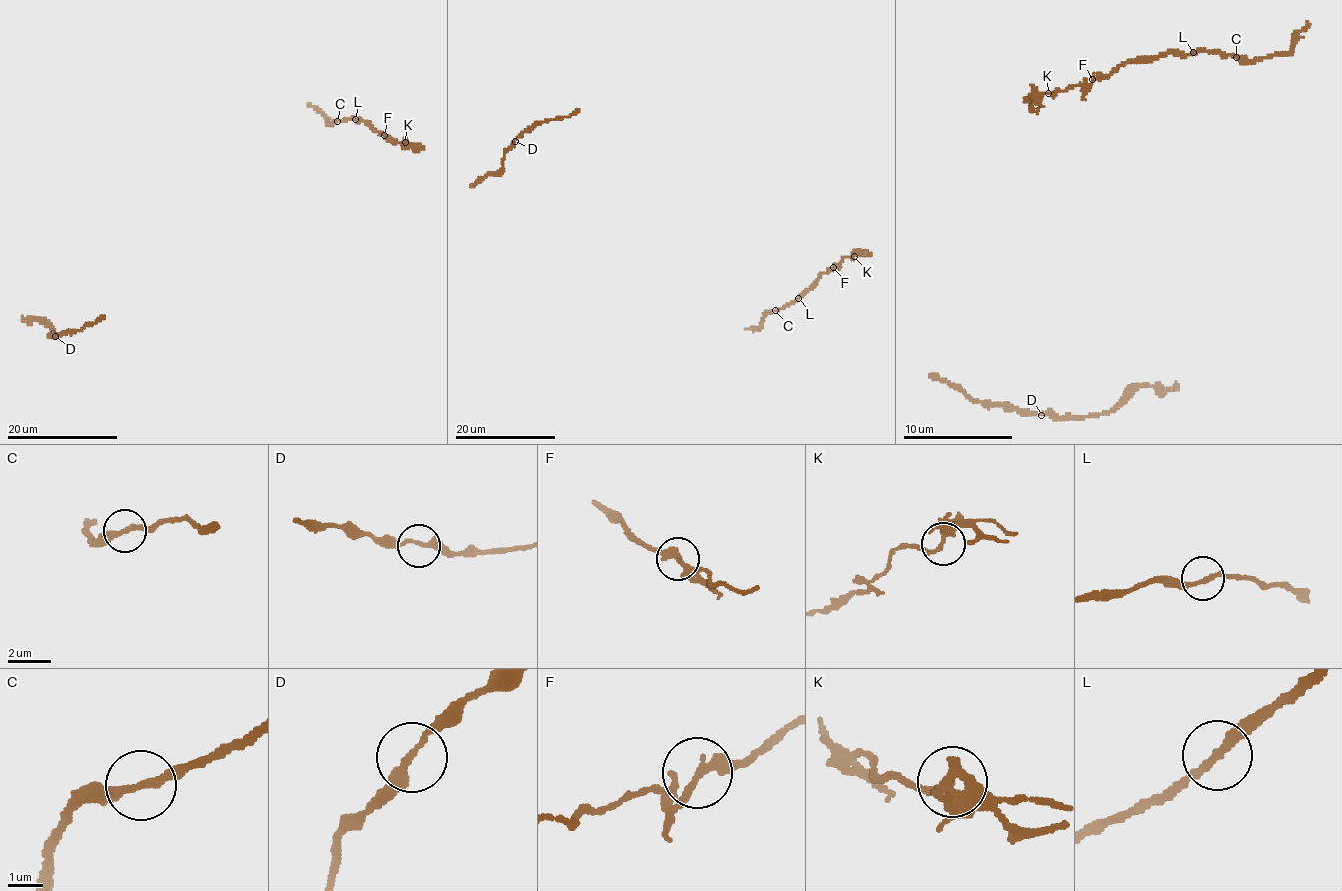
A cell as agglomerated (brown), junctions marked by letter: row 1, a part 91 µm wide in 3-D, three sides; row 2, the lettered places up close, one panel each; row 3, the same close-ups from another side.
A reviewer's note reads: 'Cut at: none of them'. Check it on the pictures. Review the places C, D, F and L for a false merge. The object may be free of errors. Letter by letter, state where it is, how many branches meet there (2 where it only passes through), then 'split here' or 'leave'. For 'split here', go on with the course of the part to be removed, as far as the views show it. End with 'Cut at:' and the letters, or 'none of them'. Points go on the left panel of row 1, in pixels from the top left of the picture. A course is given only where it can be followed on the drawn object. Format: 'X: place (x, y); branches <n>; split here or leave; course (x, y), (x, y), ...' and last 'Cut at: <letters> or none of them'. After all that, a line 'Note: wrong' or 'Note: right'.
C: place (337, 121); branches 2; leave
D: place (55, 336); branches 2; leave
F: place (384, 135); branches 2; split here; course (384, 134), (417, 150), (423, 148)
L: place (355, 119); branches 2; leave
Cut at: F
Note: wrong

